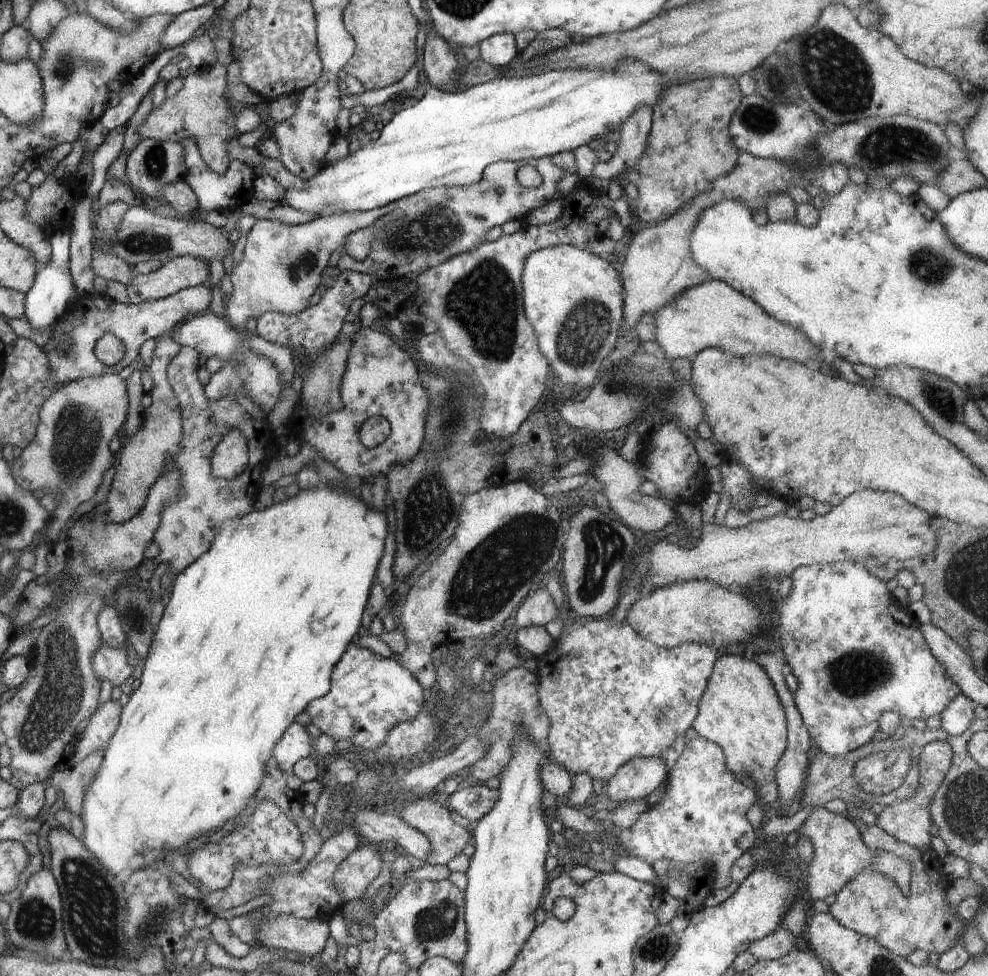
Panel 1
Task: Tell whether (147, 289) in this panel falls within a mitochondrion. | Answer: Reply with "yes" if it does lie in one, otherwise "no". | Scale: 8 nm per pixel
no

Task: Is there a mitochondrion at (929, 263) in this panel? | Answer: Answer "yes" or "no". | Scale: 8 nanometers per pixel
yes

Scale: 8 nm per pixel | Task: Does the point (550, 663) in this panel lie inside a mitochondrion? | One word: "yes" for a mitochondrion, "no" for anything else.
no

